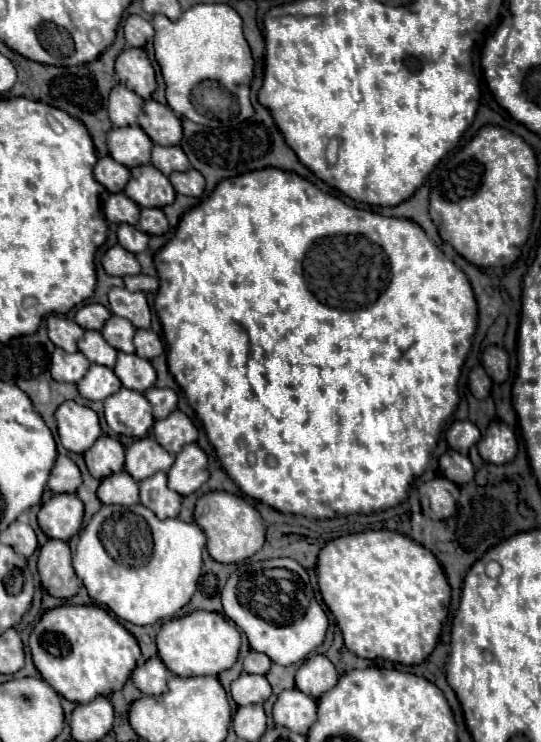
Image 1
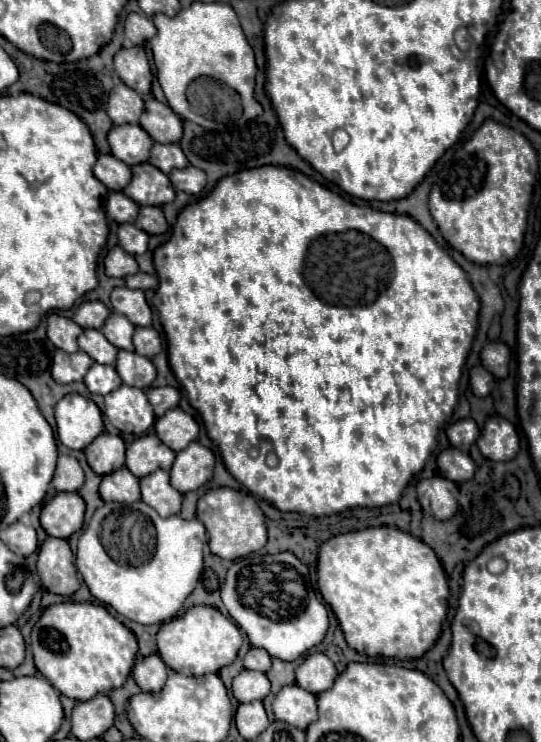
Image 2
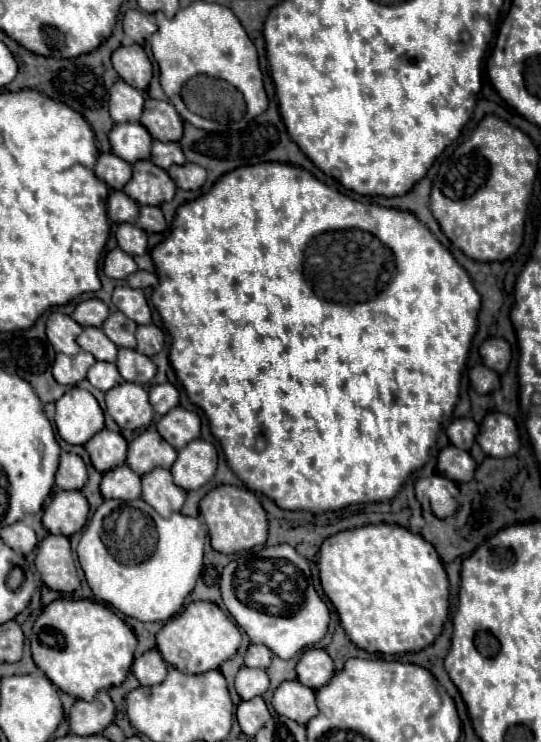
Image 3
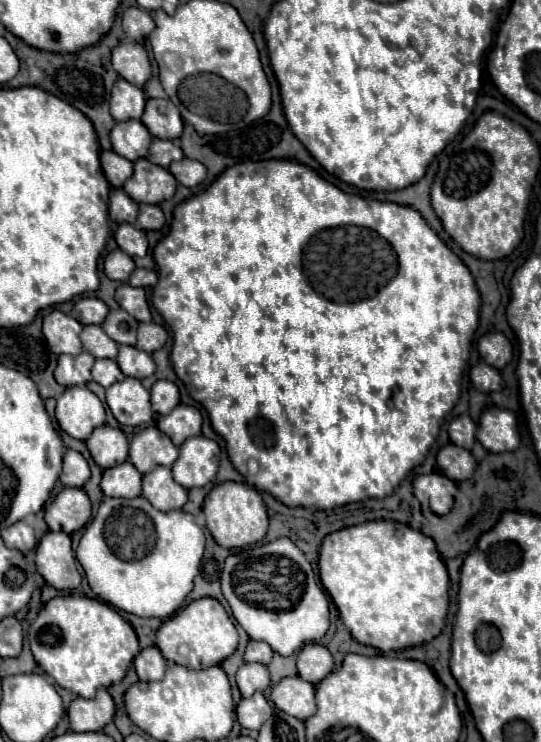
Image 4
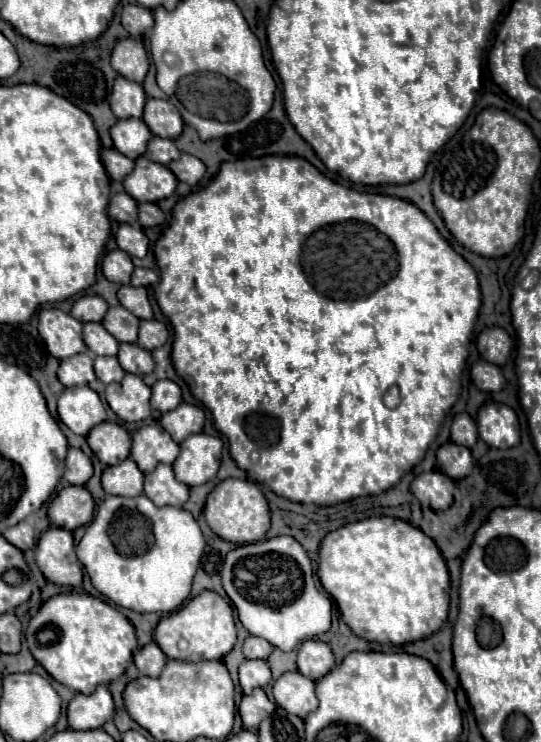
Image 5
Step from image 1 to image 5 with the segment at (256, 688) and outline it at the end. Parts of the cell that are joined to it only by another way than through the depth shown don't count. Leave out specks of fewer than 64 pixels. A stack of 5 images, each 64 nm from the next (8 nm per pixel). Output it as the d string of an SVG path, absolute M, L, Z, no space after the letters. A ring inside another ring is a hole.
M244 660L240 670L240 686L244 694L252 694L254 688L264 688L270 682L270 668L264 660Z

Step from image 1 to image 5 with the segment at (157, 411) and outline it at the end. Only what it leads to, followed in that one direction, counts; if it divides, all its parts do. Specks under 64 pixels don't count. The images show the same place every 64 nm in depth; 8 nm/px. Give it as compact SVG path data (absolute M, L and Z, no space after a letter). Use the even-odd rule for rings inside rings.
M156 380L156 384L152 386L152 398L150 398L150 406L158 412L170 412L172 408L176 408L182 402L182 394L180 394L180 386L172 380Z

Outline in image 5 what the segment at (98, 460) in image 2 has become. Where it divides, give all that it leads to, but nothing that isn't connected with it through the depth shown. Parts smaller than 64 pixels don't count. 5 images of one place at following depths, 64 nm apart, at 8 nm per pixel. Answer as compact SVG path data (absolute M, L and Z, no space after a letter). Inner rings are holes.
M102 422L92 428L86 440L96 458L106 466L120 464L130 456L130 434L120 424Z

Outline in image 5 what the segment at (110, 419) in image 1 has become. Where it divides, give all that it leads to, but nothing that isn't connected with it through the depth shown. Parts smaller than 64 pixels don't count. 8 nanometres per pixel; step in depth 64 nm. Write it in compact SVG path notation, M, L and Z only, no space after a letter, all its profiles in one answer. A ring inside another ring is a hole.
M126 374L124 380L108 384L106 402L124 422L140 422L150 416L150 388L134 374Z

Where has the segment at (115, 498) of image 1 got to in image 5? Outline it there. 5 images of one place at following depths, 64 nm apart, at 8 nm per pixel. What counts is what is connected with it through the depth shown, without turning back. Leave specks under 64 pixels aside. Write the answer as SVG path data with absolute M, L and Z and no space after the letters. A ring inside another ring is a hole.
M126 458L116 466L108 466L102 474L102 488L112 496L140 496L142 482L144 474L140 472L140 468L136 468L136 462L132 458Z

